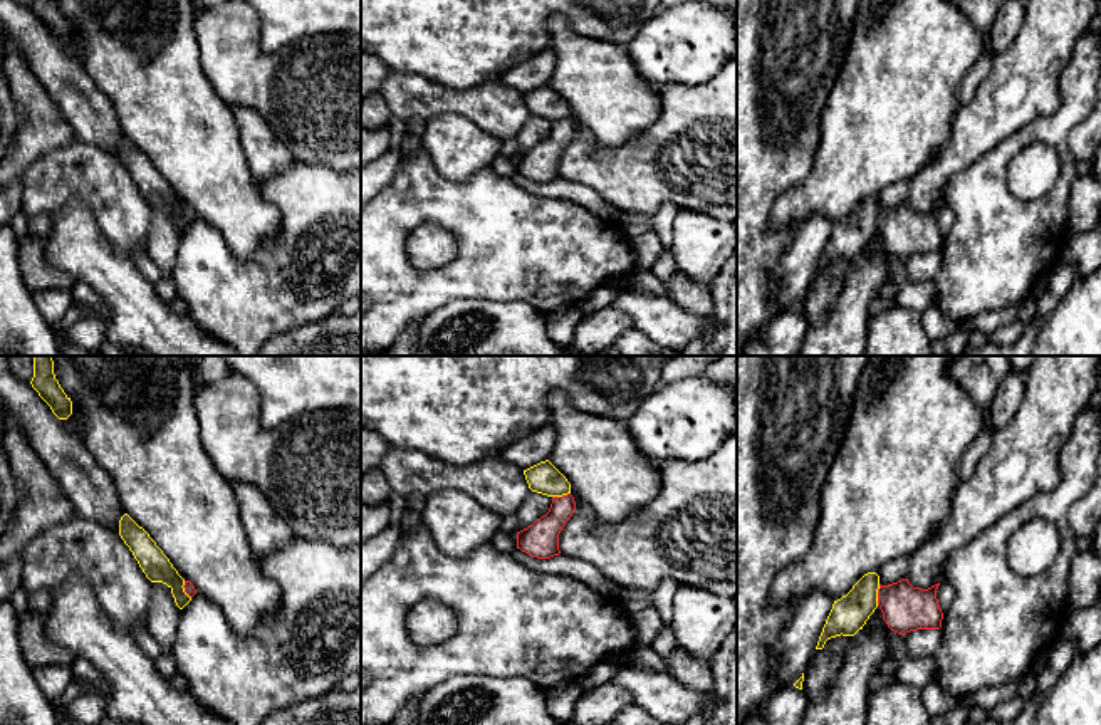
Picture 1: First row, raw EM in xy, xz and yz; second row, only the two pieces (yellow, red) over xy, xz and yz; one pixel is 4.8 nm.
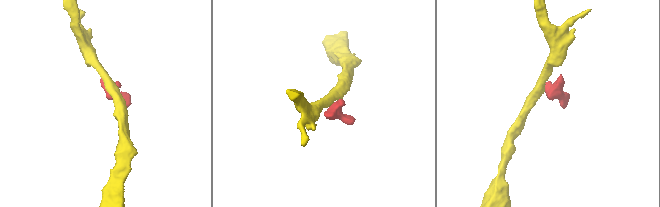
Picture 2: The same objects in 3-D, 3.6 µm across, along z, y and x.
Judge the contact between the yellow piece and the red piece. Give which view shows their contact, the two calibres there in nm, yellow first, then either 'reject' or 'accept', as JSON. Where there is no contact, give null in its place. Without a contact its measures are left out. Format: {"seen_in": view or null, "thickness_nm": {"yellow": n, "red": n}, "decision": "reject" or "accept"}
{"seen_in": "yz", "thickness_nm": {"yellow": 170, "red": 220}, "decision": "reject"}

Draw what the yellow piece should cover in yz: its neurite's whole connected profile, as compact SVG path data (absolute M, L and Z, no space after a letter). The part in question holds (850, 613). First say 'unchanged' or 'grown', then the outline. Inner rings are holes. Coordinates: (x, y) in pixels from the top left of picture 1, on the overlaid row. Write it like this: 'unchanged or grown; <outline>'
unchanged; M864 574L853 589L834 601L826 619L816 649L822 649L826 641L836 636L854 636L878 608L879 576Z

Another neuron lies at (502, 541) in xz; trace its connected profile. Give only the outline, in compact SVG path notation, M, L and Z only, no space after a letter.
M497 532L490 544L500 552L512 554L517 549L517 532Z

